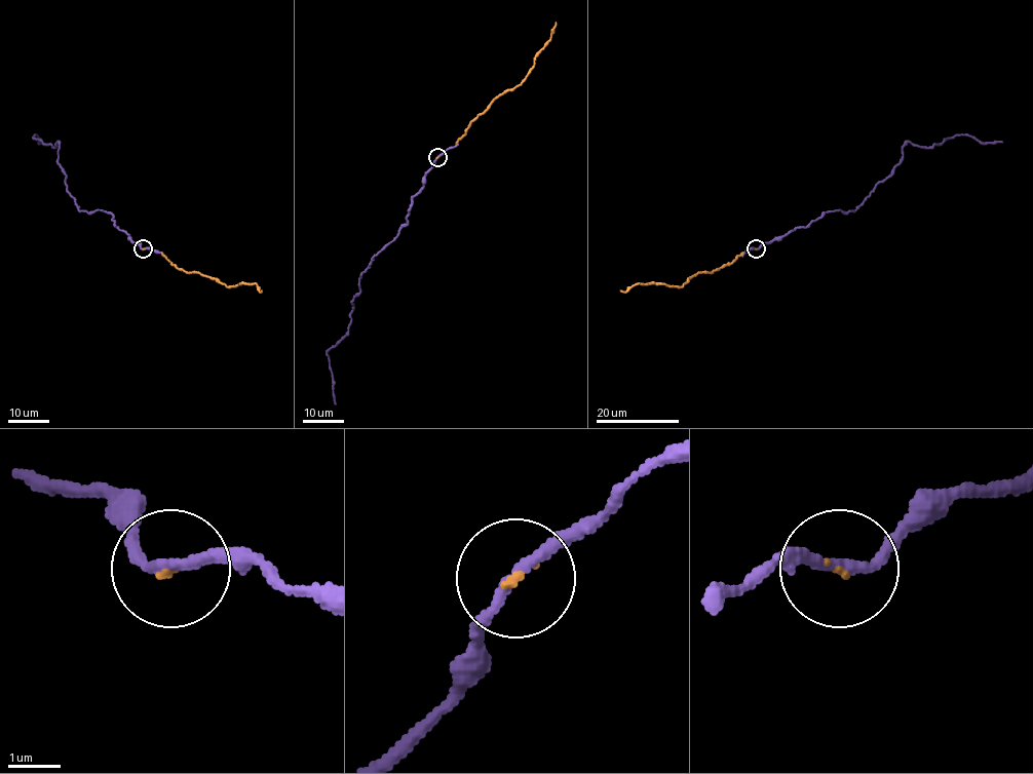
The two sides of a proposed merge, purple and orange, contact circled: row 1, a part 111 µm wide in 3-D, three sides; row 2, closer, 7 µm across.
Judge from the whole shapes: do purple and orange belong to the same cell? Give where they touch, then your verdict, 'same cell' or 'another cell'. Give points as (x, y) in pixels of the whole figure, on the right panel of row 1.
place (756, 248); same cell

